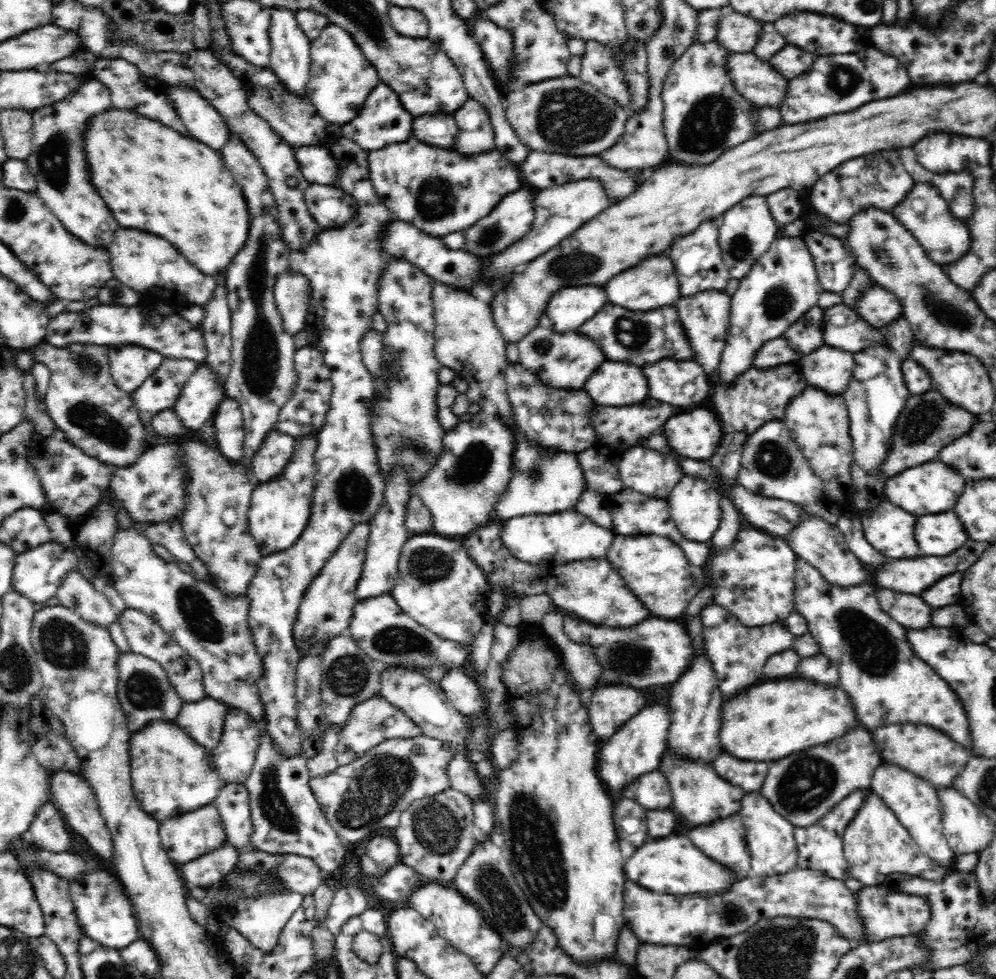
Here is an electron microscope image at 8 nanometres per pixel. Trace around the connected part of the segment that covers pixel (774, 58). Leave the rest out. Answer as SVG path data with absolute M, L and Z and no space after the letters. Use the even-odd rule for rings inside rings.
M788 44L782 50L775 52L768 61L785 79L792 79L810 70L814 58L813 53Z

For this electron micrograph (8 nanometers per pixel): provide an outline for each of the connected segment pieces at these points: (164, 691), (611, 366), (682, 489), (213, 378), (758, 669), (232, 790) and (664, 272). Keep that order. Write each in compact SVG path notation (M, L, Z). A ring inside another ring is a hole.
M132 653L118 654L118 700L126 717L126 724L131 733L144 728L152 720L175 720L183 702L176 694L166 671L151 658Z
M606 362L590 376L584 389L597 405L618 407L646 404L650 400L650 387L643 370L638 366Z
M683 475L666 500L672 522L684 537L694 542L710 543L721 521L721 495L718 490L704 479Z
M204 363L190 375L173 411L185 428L201 429L226 400L226 386L219 374Z
M715 603L699 612L703 624L703 637L707 657L713 664L718 686L724 698L735 697L738 693L766 680L764 665L773 654L788 650L793 645L795 635L784 622L759 627L747 627L727 608Z
M245 783L242 784L224 784L214 800L213 806L220 813L226 835L228 835L227 843L238 852L246 852L255 850L252 845L252 834L254 834L254 824L252 823L252 811L250 811L250 793Z
M667 253L648 254L638 264L634 264L620 274L613 276L602 287L607 299L612 304L618 304L618 306L633 311L649 311L654 308L675 305L681 299L679 282Z

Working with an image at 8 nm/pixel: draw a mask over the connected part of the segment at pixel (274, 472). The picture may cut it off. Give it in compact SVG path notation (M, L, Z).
M273 427L262 440L260 448L254 452L250 464L252 477L256 482L265 483L280 476L286 464L294 455L296 441L293 436Z

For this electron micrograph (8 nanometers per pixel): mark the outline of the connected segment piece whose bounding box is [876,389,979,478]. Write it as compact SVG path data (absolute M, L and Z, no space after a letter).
M933 389L922 395L911 395L906 406L902 408L896 424L892 426L890 450L876 470L876 475L890 478L900 474L900 471L937 460L940 448L950 444L960 434L966 434L978 418L979 416L948 403L940 392Z

